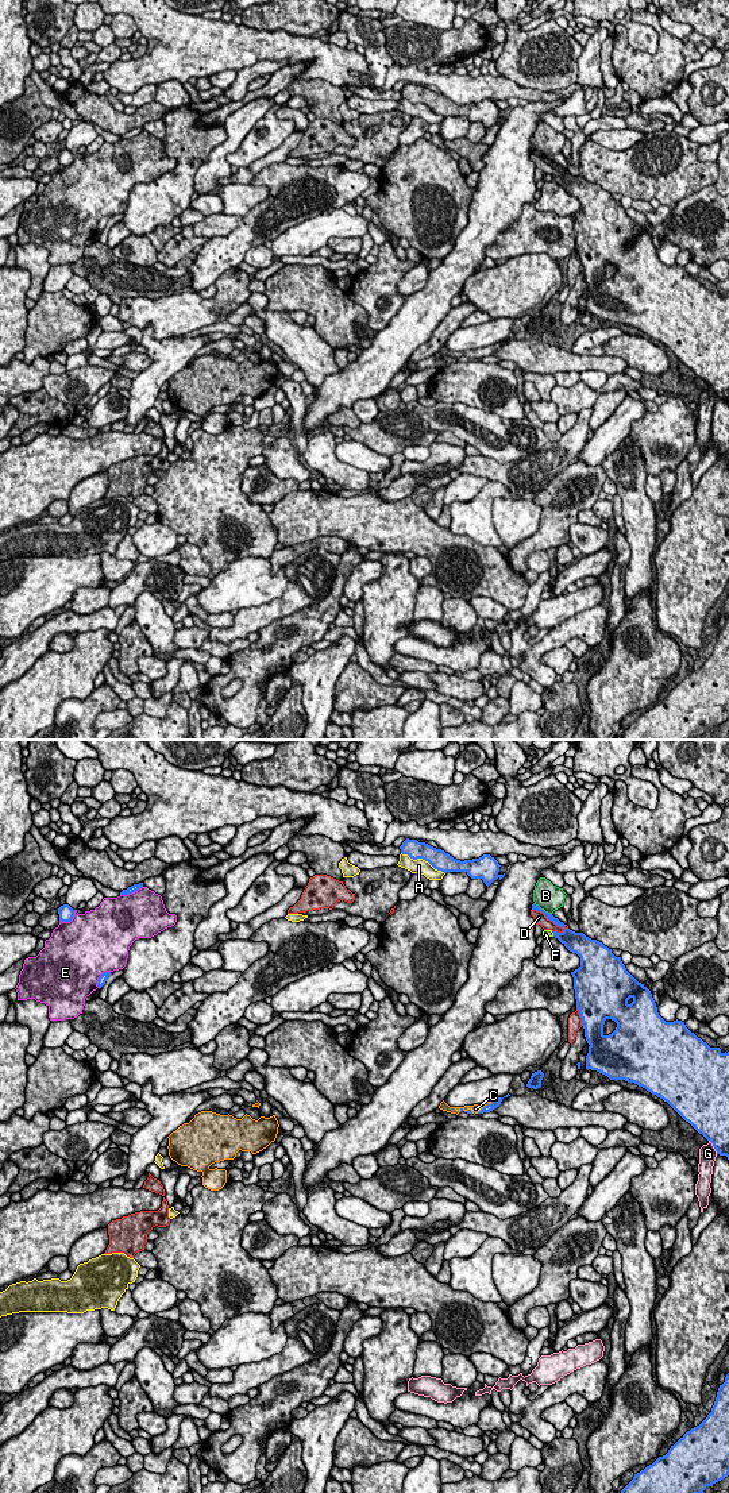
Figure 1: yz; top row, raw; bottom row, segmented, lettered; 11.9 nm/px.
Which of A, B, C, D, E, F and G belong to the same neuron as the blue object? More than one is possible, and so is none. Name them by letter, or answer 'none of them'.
C

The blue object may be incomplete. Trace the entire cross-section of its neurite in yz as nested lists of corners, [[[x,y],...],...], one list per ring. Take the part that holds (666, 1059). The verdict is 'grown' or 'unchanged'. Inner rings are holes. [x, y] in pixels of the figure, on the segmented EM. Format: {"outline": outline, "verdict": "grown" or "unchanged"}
{"outline": [[[570,929],[552,933],[580,957],[580,967],[571,975],[576,1008],[590,1045],[586,1069],[597,1070],[610,1080],[634,1083],[663,1099],[713,1143],[717,1154],[729,1160],[729,1052],[710,1048],[682,1021],[666,1022],[657,1012],[651,991],[602,942]],[[606,1019],[617,1023],[609,1035],[603,1034]]], "verdict": "unchanged"}

